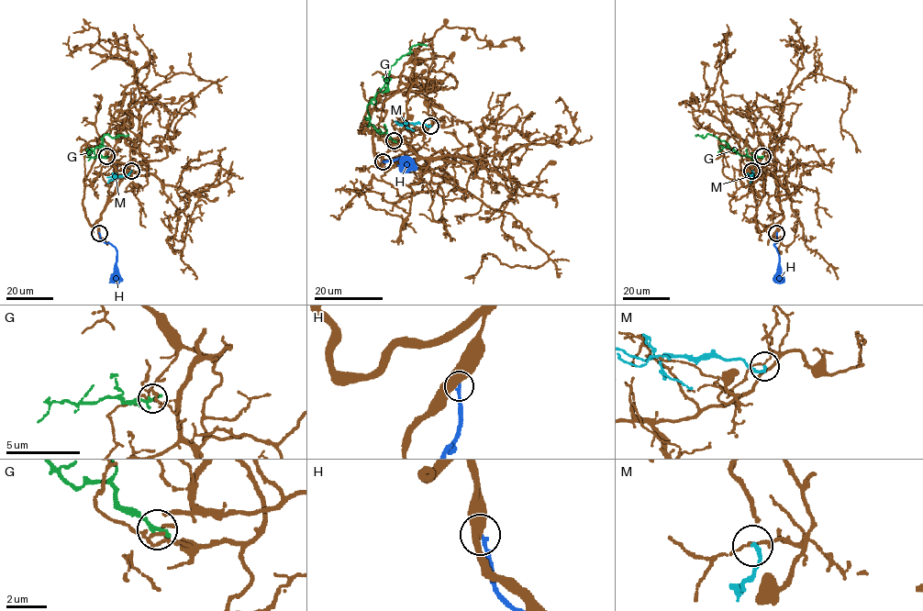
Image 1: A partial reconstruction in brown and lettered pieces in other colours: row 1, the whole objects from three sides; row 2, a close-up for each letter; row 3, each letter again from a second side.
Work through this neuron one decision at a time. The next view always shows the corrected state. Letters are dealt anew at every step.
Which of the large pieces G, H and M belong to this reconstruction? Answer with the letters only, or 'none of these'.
none of these

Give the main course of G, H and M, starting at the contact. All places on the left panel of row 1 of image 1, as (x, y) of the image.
G: (106, 156), (90, 157), (88, 152), (99, 146), (105, 135), (113, 138), (119, 135), (128, 135)
H: (99, 233), (99, 238), (111, 243), (116, 251), (116, 276), (109, 283)
M: (131, 171), (107, 183)

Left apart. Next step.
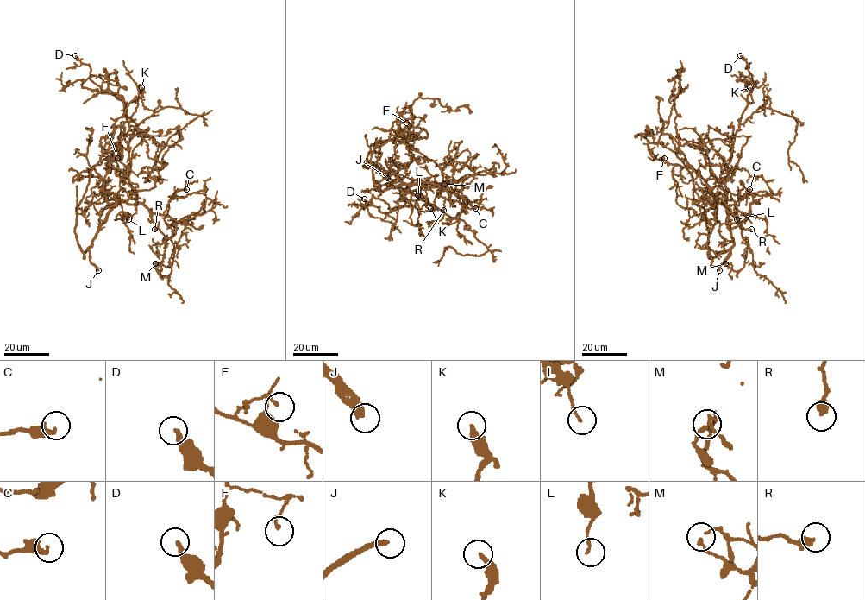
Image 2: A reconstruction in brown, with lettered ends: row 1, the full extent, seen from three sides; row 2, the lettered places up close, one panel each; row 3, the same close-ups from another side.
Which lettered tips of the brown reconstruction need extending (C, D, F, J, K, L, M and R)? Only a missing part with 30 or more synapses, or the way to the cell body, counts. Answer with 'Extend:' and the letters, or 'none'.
Extend: D, J

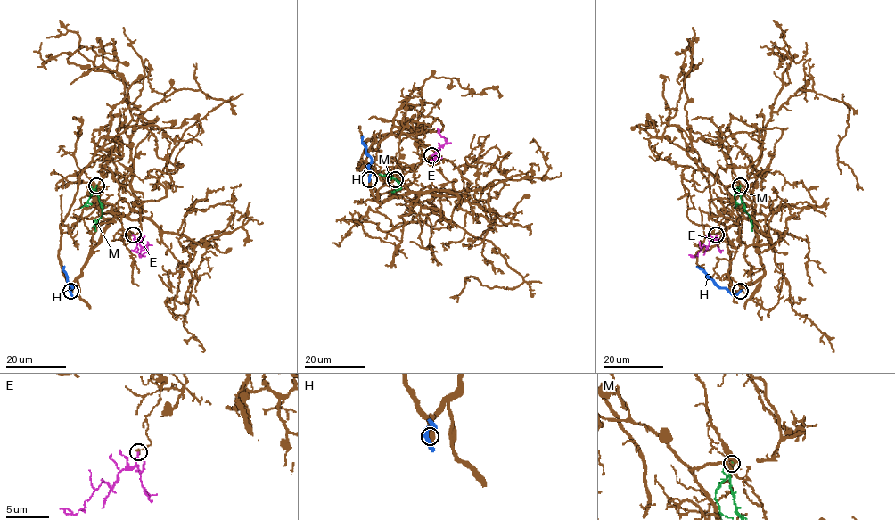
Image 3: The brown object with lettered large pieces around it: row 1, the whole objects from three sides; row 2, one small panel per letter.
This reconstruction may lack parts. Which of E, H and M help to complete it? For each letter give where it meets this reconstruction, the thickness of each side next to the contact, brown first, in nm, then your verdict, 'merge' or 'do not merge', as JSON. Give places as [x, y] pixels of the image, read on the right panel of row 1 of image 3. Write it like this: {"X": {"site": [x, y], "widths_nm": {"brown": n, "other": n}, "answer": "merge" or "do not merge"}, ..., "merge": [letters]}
{"E": {"site": [716, 235], "widths_nm": {"brown": 160, "other": 200}, "answer": "do not merge"}, "H": {"site": [740, 291], "widths_nm": {"brown": 420, "other": 480}, "answer": "do not merge"}, "M": {"site": [740, 185], "widths_nm": {"brown": 260, "other": 180}, "answer": "do not merge"}, "merge": []}

